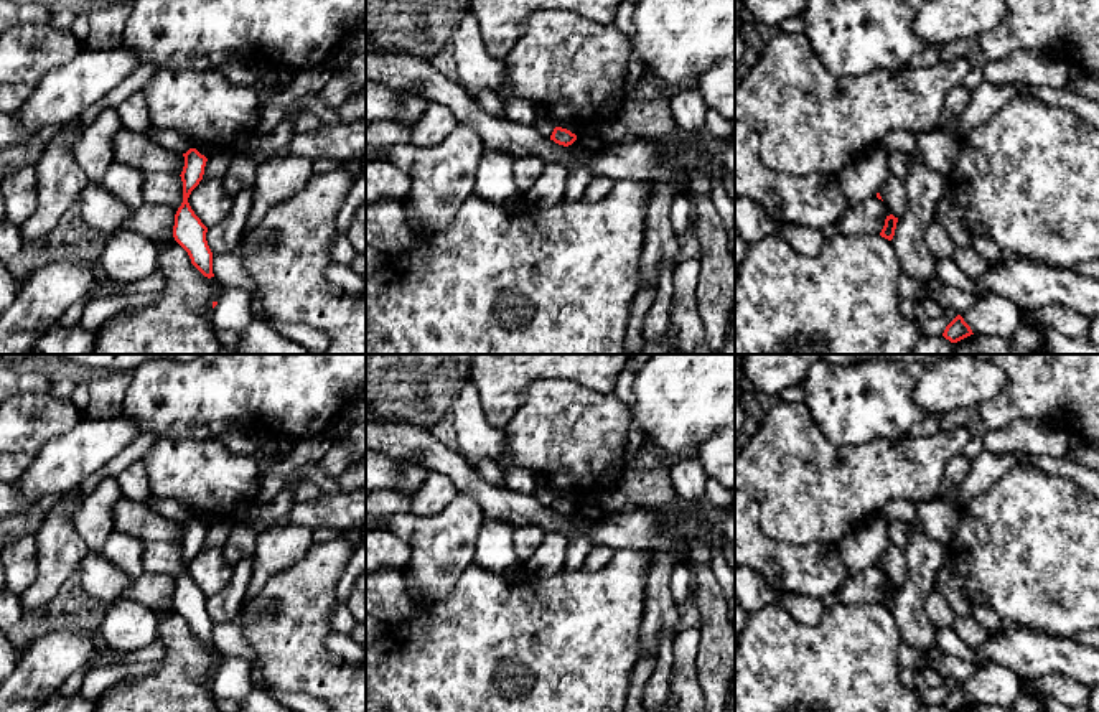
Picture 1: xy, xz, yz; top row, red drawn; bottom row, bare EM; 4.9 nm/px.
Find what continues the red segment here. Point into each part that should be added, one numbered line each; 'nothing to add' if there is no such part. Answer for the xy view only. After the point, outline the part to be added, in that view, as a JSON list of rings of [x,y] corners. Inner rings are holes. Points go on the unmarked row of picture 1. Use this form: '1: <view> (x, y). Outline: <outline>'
nothing to add

